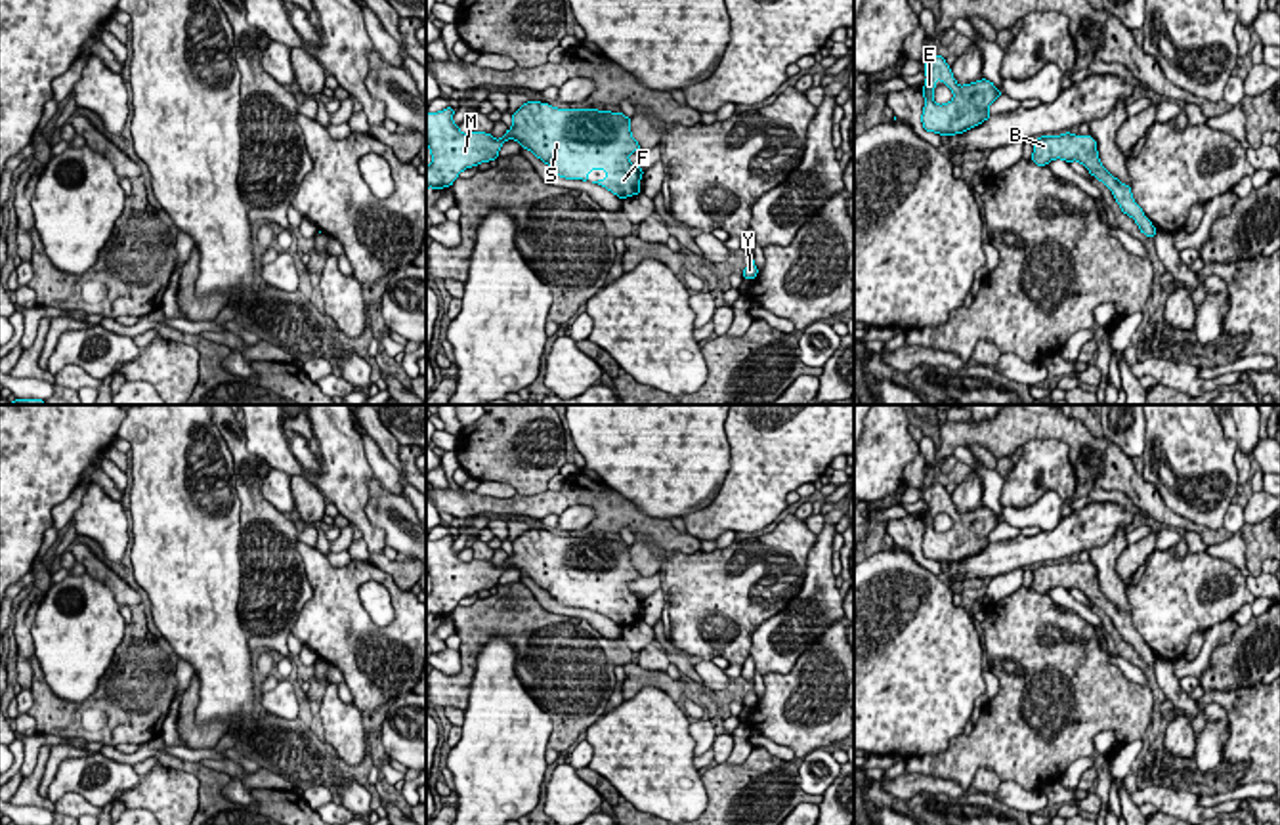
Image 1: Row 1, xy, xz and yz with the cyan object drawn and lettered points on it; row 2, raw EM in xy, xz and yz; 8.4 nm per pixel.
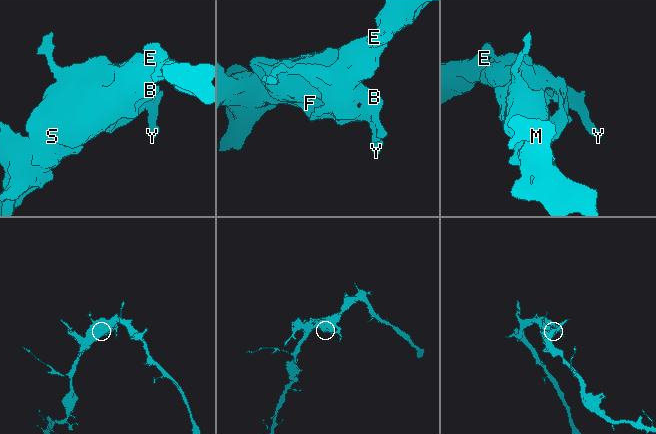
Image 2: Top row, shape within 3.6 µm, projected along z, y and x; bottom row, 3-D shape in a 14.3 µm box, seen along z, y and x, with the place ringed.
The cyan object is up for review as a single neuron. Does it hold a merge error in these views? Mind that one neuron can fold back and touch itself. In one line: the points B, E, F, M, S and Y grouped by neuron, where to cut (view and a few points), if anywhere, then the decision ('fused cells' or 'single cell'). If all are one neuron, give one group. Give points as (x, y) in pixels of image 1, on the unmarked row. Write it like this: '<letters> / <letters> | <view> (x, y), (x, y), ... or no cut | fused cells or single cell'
B E F M S Y | no cut | single cell

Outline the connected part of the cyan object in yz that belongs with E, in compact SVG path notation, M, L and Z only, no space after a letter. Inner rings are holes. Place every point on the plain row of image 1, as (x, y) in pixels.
M932 483L925 489L925 535L921 542L923 556L940 563L963 561L990 546L988 535L1001 523L1001 518L993 510L982 506L965 514L959 514L951 502L951 495L942 483ZM936 508L948 512L953 519L949 531L938 533L934 529Z

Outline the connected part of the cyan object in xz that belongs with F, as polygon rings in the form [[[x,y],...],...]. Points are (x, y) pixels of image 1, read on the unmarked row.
[[[531,527],[512,542],[512,556],[501,567],[485,560],[462,561],[453,542],[453,535],[426,539],[426,573],[432,581],[426,617],[453,613],[462,598],[495,588],[502,571],[516,567],[560,605],[590,609],[590,598],[604,598],[606,605],[592,611],[619,626],[640,621],[644,598],[632,592],[629,582],[642,575],[630,561],[630,546],[623,540],[592,535],[556,537]]]

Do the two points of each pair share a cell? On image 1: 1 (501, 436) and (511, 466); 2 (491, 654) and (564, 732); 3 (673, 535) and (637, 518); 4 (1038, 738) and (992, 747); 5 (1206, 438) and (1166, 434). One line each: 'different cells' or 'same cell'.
1: same cell
2: different cells
3: same cell
4: same cell
5: same cell

